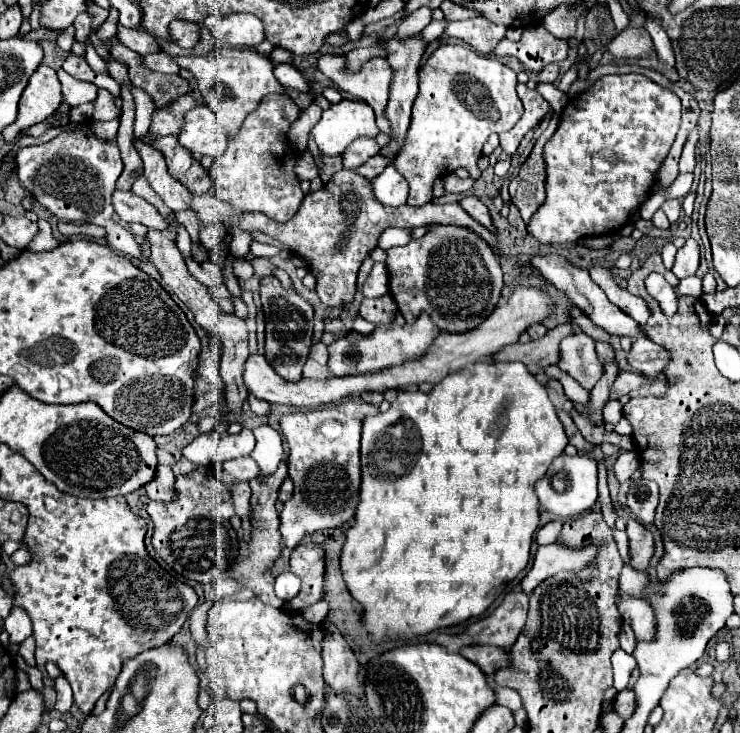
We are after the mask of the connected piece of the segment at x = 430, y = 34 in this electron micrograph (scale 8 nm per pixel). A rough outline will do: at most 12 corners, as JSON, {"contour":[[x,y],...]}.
{"contour":[[447,19],[431,21],[423,29],[423,39],[431,43],[441,37]]}

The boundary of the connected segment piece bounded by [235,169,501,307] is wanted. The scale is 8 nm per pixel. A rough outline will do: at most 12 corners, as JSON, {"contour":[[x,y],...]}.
{"contour":[[347,169],[285,223],[235,213],[307,261],[327,307],[357,291],[387,227],[459,225],[497,257],[495,235],[461,205],[387,207]]}

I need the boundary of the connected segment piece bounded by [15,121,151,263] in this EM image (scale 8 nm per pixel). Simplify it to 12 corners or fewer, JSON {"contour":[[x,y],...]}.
{"contour":[[79,121],[15,151],[15,175],[67,223],[151,263],[113,223],[117,143]]}

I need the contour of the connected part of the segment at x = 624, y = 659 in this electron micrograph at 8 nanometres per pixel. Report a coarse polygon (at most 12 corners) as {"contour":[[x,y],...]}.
{"contour":[[623,649],[613,653],[613,687],[627,687],[637,661]]}

